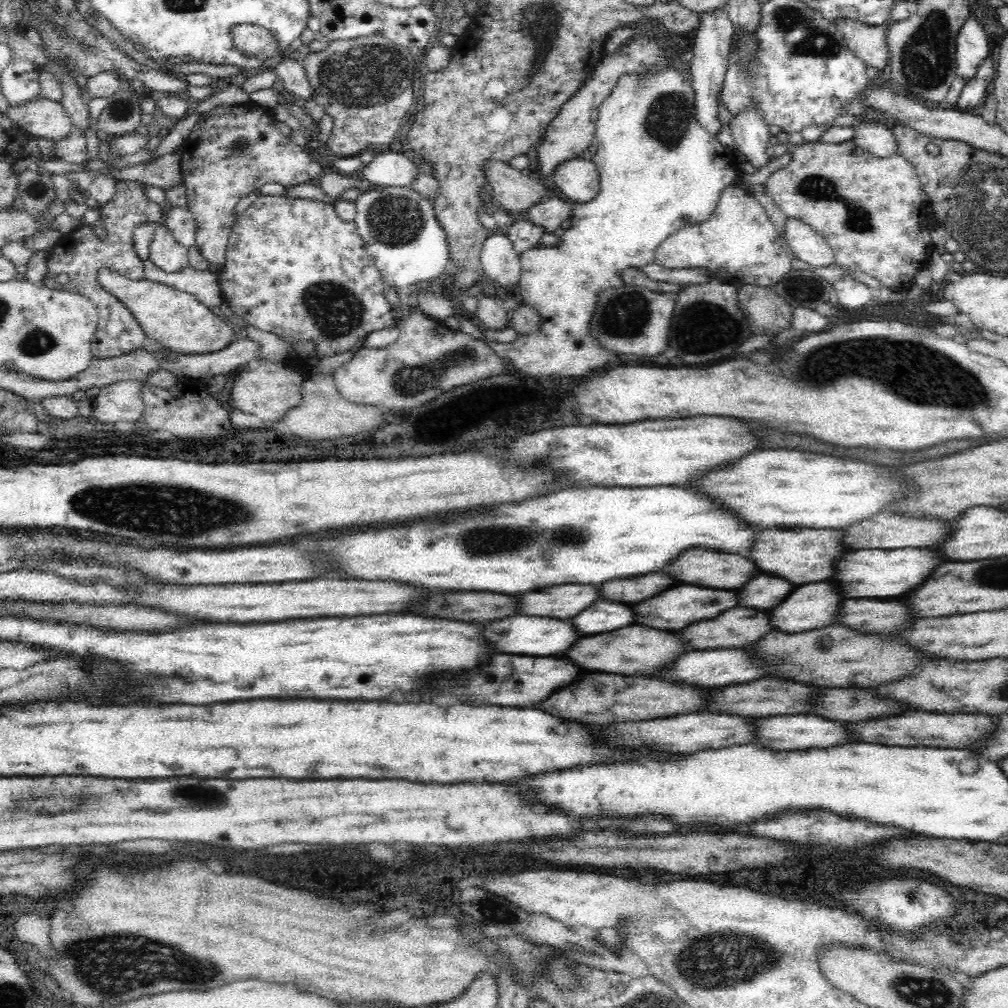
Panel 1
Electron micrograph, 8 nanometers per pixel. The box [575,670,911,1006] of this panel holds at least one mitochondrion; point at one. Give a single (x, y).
(717, 961)

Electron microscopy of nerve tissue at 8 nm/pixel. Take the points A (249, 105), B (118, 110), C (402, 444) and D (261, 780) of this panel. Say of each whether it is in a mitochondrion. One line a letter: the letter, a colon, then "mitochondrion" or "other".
A: other
B: mitochondrion
C: other
D: other

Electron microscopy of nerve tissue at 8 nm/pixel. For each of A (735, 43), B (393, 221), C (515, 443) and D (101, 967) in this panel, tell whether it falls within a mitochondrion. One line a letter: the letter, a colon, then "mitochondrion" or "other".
A: other
B: mitochondrion
C: other
D: mitochondrion

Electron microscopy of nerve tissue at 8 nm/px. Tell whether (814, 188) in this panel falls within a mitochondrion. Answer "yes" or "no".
yes

